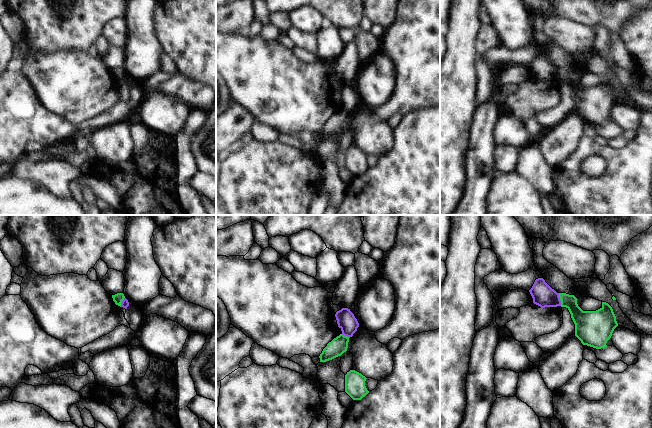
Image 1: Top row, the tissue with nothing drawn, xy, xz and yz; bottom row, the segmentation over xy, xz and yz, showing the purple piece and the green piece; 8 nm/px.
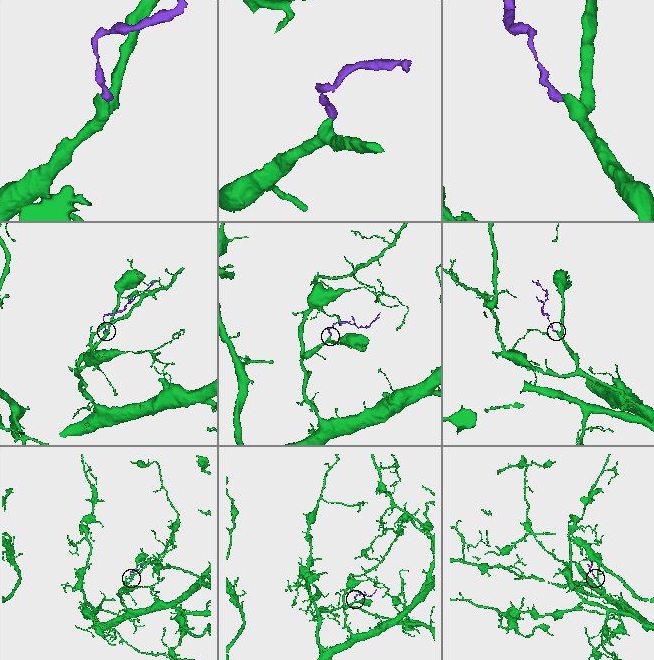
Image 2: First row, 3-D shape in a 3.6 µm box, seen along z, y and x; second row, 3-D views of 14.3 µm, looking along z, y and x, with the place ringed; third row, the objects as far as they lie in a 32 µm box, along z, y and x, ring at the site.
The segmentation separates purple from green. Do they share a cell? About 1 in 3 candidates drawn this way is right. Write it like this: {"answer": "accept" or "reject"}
{"answer": "reject"}

